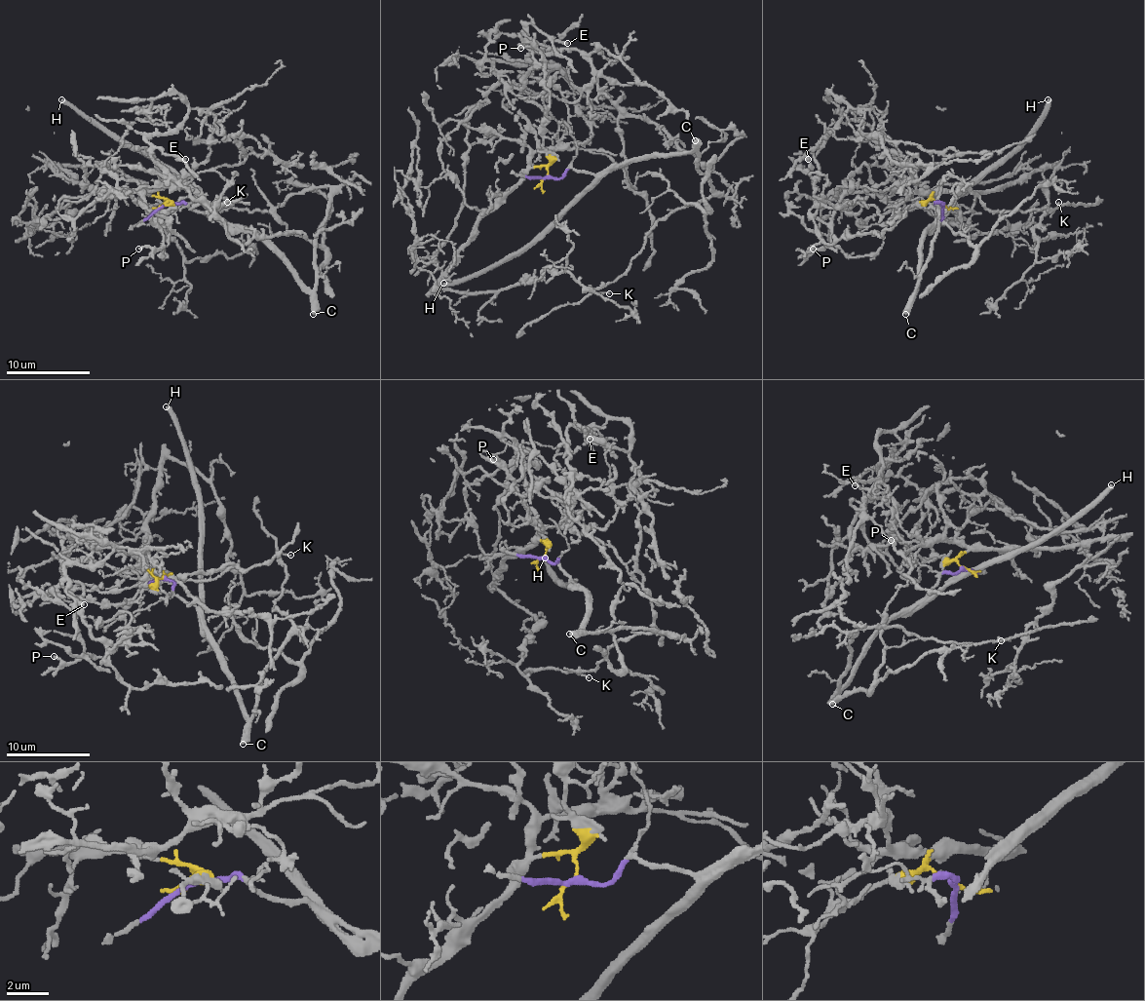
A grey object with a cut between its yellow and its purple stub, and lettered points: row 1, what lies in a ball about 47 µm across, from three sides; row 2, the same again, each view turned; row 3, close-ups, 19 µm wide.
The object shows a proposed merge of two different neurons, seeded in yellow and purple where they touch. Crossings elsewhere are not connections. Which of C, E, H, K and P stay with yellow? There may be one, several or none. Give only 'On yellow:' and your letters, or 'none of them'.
On yellow: E, P

